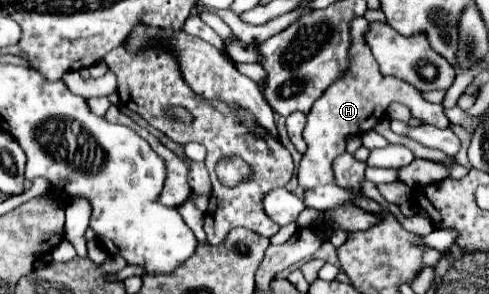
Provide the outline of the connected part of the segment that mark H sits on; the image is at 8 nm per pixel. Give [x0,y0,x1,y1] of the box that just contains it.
[296,16,450,187]

